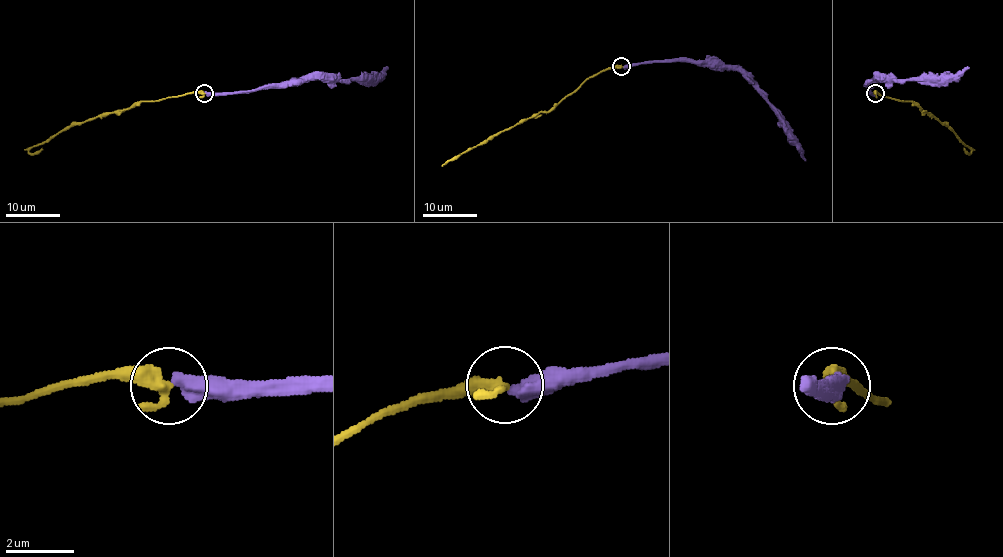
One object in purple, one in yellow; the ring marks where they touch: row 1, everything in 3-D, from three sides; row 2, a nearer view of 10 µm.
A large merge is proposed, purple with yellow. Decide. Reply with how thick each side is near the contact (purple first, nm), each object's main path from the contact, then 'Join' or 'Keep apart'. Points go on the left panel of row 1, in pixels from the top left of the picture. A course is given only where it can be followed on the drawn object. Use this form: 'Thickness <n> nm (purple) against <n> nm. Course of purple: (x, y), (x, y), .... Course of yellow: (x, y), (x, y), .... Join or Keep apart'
Thickness 500 nm (purple) against 320 nm. Course of purple: (204, 93), (285, 88), (320, 78), (375, 80), (388, 67). Course of yellow: (204, 93), (142, 101), (130, 108), (71, 124), (29, 151), (35, 154), (43, 150). Keep apart

